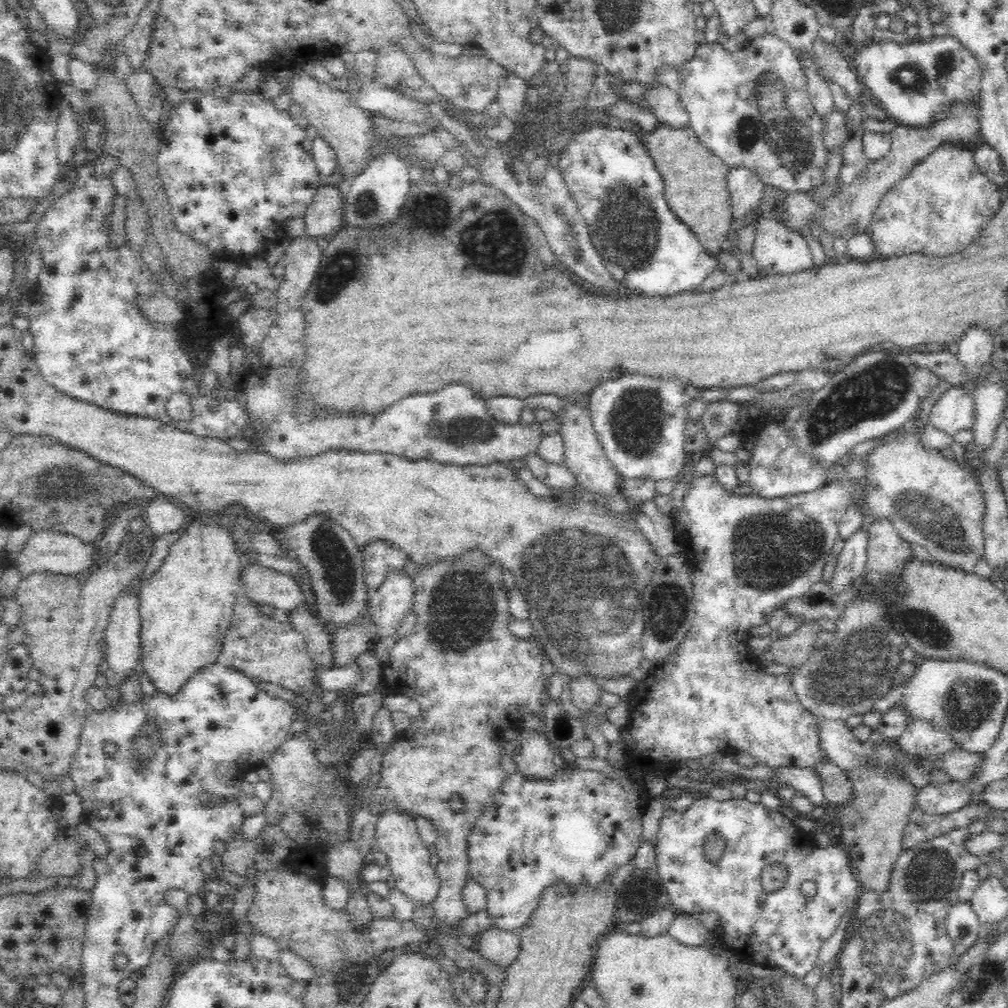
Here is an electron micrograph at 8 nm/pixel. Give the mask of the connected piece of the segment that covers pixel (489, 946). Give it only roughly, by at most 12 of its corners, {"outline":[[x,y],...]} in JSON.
{"outline":[[482,928],[474,946],[505,968],[522,948],[516,930]]}

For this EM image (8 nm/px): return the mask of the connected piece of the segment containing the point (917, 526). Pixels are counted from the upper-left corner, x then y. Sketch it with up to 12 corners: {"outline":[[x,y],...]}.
{"outline":[[918,444],[870,452],[874,516],[967,574],[988,505],[967,463]]}

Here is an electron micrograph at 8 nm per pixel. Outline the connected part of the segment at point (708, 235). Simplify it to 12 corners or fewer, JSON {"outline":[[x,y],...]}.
{"outline":[[689,124],[646,151],[668,210],[708,254],[733,220],[729,164]]}

